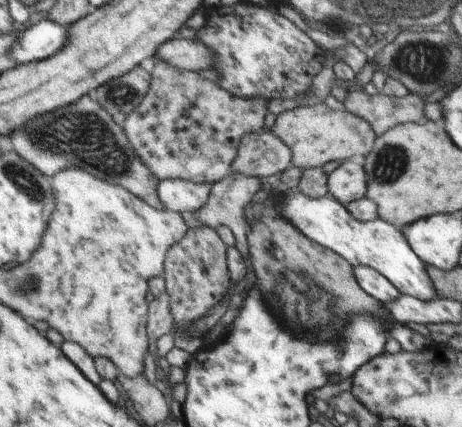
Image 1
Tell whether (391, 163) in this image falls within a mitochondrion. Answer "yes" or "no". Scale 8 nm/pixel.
yes

